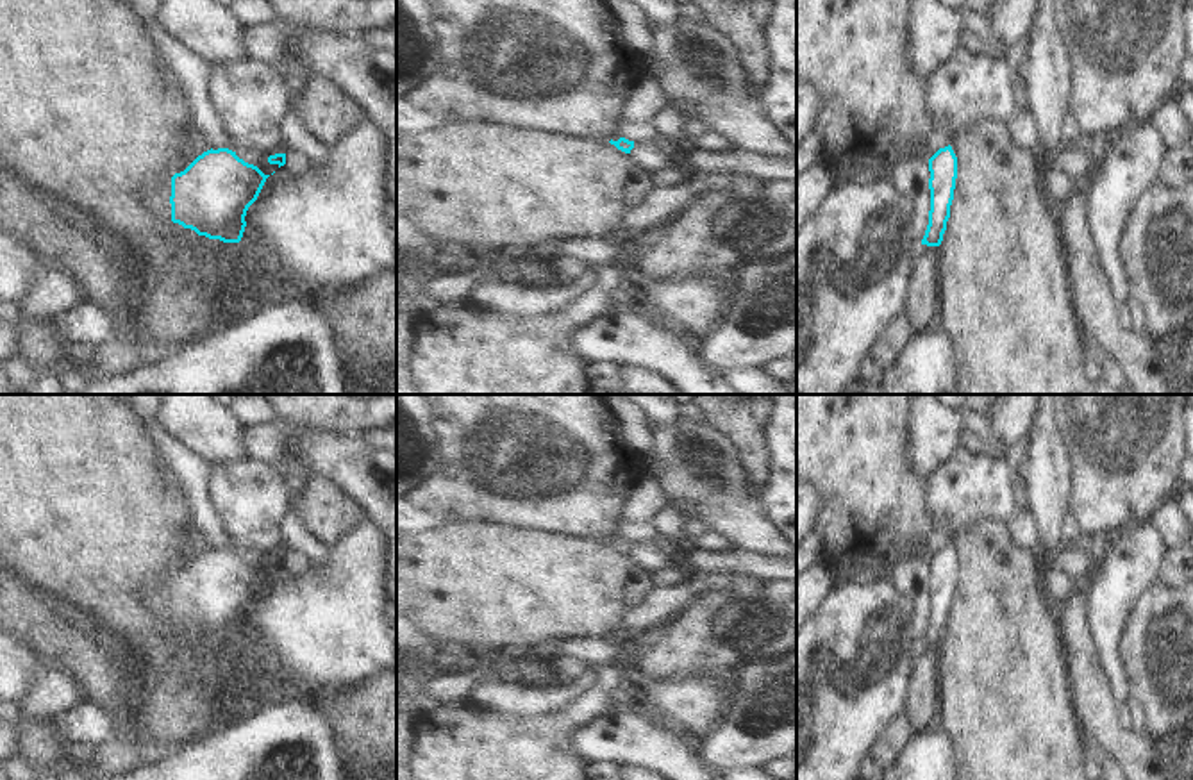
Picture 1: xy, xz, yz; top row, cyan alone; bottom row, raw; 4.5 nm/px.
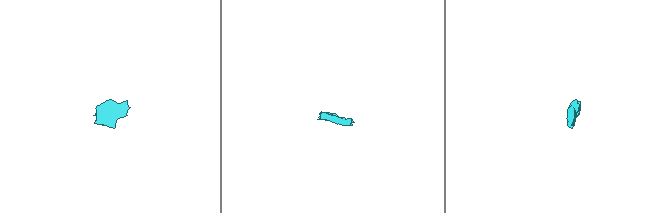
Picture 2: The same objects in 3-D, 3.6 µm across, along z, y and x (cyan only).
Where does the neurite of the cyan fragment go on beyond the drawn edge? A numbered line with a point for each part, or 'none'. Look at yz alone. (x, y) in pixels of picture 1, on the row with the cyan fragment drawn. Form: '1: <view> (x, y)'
none

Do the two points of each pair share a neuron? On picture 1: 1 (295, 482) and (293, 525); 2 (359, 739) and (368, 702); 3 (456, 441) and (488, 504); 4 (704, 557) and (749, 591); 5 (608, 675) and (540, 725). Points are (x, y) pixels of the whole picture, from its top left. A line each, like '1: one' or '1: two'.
1: one
2: one
3: one
4: two
5: one

